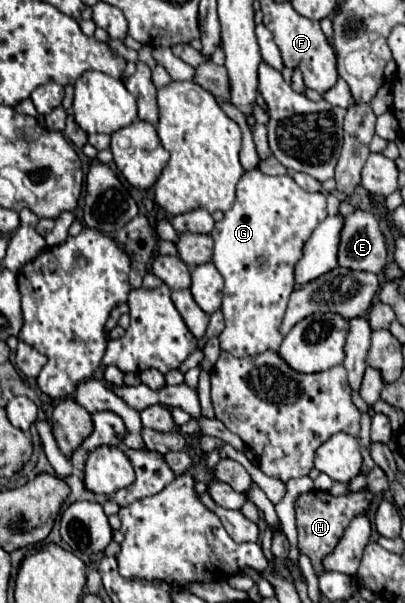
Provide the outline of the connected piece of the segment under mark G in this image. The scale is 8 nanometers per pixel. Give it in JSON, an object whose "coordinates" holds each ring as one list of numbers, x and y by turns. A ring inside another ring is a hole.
{"coordinates":[[251,169,251,171,245,171,243,177,239,179,237,183,237,199,233,203,233,207,225,213,225,217,221,221,215,223,215,229,211,231,211,237,215,241,213,245,213,265,219,269,219,273,223,275,225,279,225,289,223,289,223,315,225,315,225,329,223,333,219,335,219,341,221,341,221,349,231,353,233,357,253,357,253,355,259,355,267,349,275,349,281,345,281,333,279,333,279,325,281,325,281,315,285,313,285,303,289,301,289,295,293,293,293,267,297,265,297,259,301,259,301,251,303,251,303,245,305,245,305,239,309,239,309,231,313,231,313,227,317,227,317,223,321,223,323,219,327,217,327,207,325,207,325,195,323,193,309,193,305,189,301,189,293,177,289,175,283,175,283,177,269,177,269,175,263,175,259,169]]}

